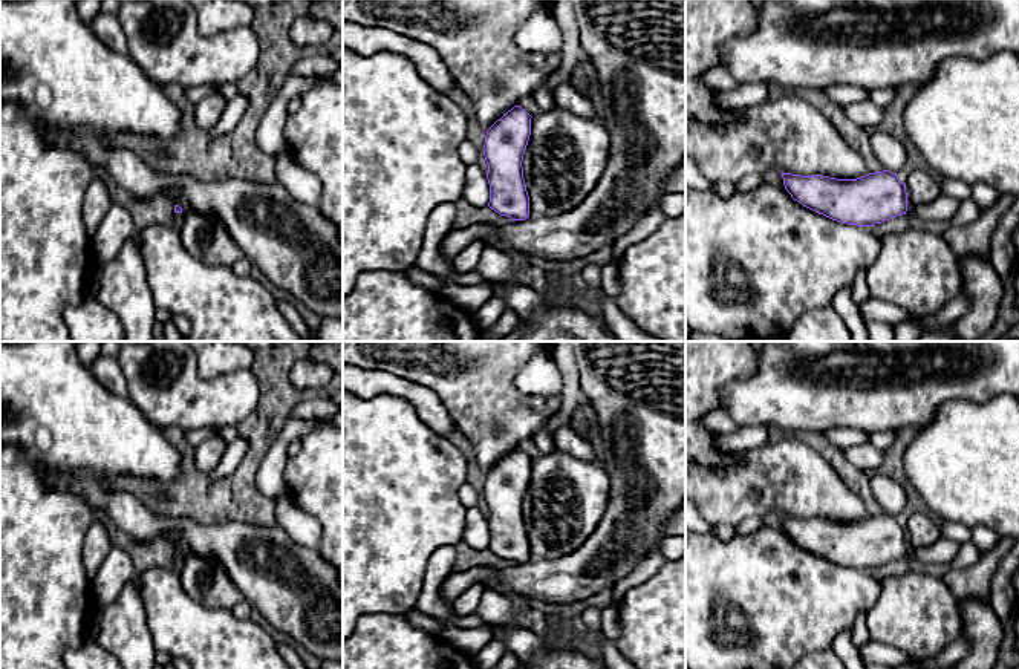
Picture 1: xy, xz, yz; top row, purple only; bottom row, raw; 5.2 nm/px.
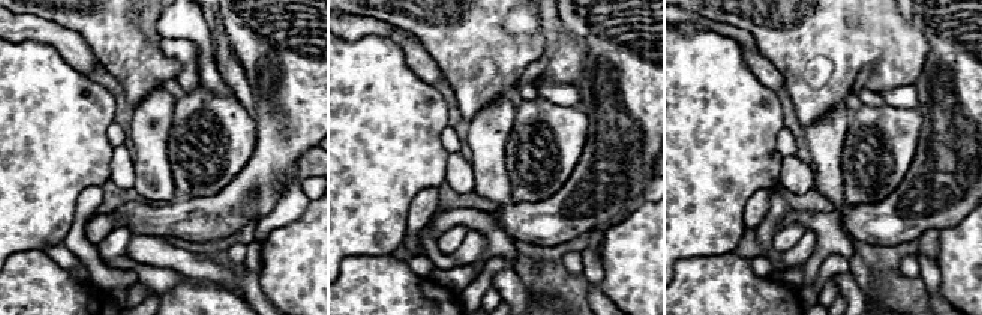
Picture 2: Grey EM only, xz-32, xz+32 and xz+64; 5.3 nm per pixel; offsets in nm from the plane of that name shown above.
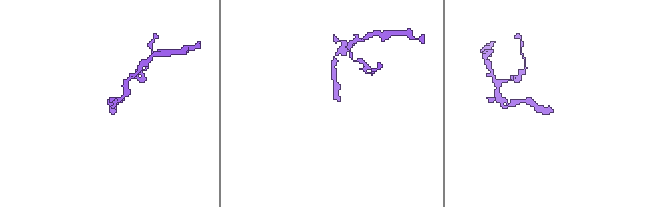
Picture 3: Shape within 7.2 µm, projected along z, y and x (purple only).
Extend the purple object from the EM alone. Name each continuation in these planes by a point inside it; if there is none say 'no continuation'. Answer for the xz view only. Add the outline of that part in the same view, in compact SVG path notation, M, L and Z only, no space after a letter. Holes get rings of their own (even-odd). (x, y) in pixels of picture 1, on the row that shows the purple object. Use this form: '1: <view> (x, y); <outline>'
no continuation

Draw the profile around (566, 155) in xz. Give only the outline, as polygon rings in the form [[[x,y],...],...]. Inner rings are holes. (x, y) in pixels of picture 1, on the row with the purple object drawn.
[[[558,106],[532,116],[522,161],[529,216],[558,216],[580,205],[604,173],[609,148],[609,132],[597,118],[577,116]]]

